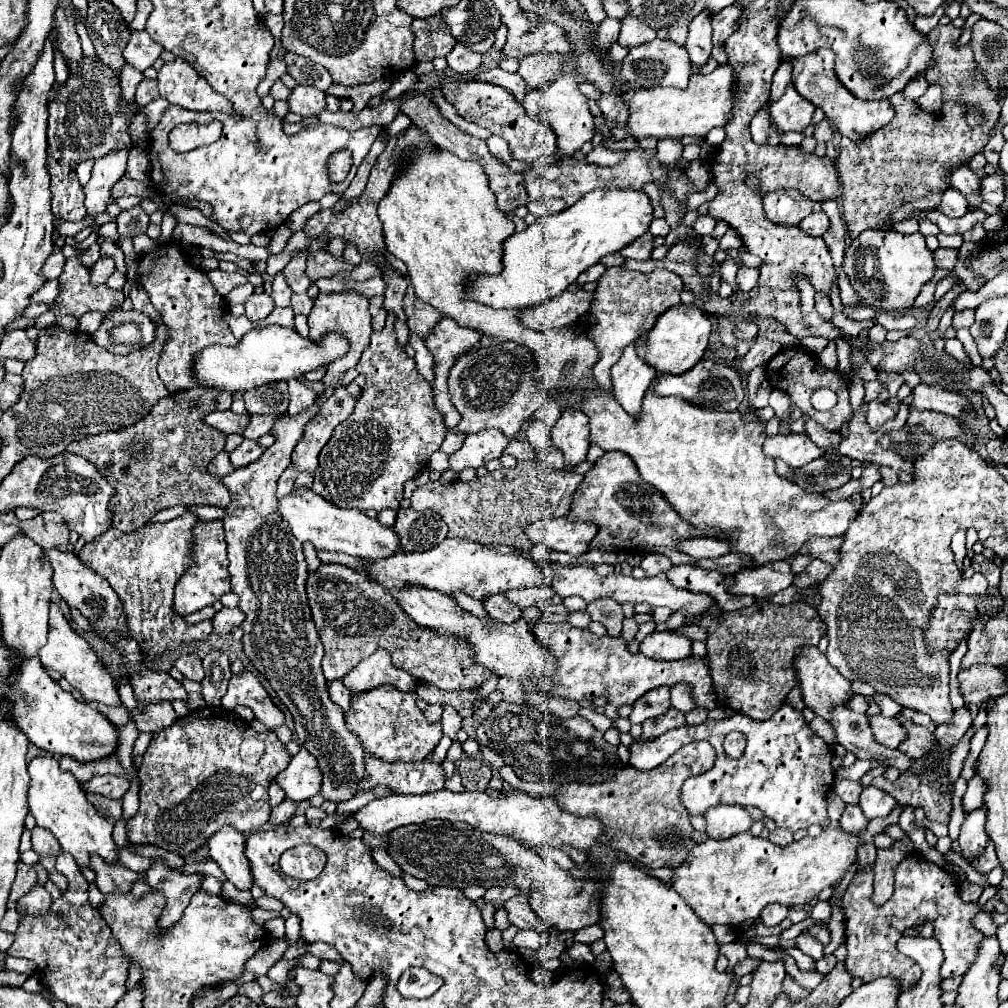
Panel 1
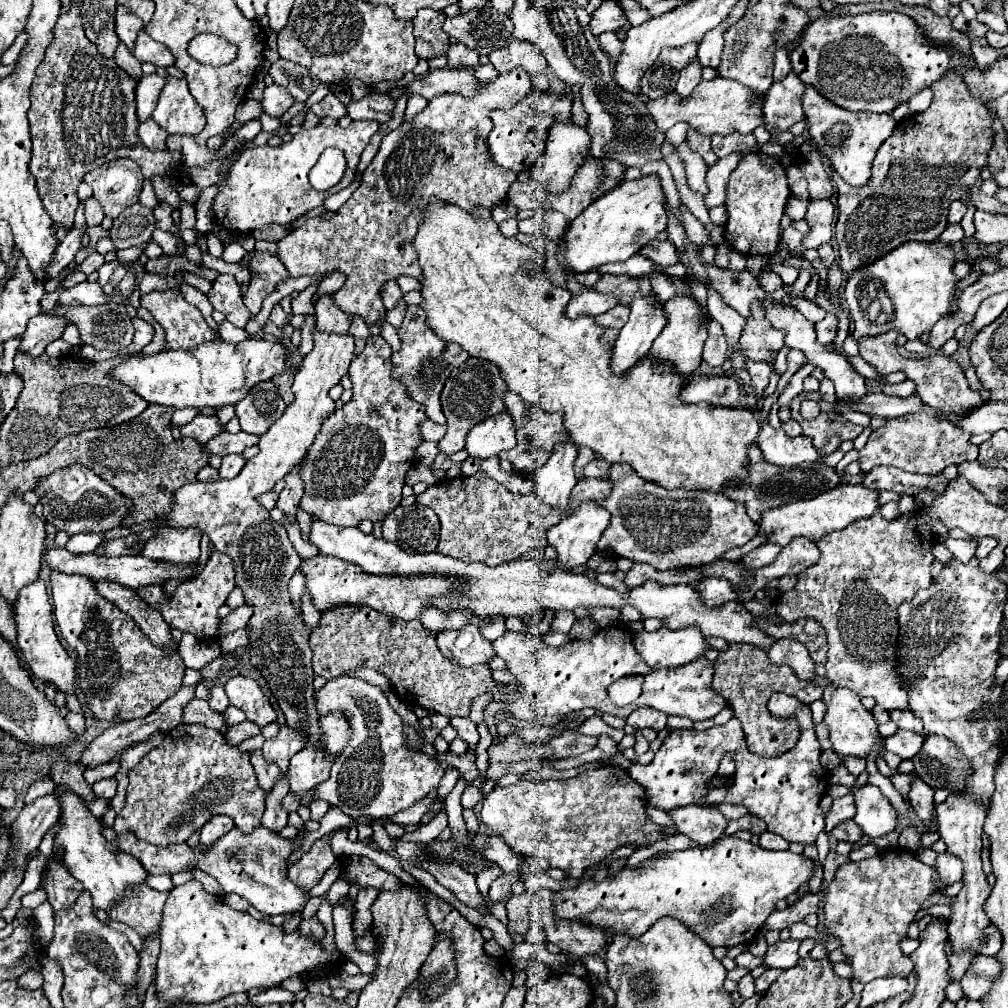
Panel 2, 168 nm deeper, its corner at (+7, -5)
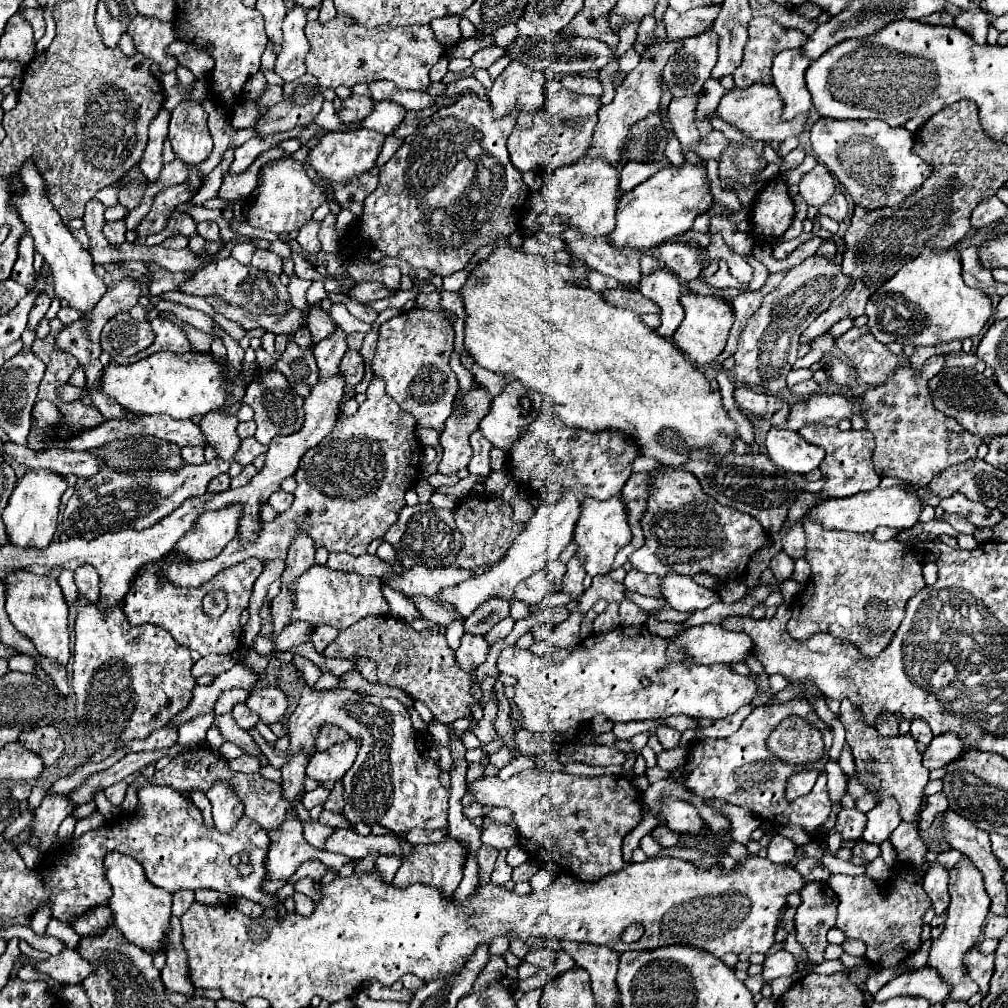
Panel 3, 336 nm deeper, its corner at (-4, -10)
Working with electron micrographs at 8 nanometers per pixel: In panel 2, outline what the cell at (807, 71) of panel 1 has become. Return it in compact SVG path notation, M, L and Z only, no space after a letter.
M806 84L802 104L804 104L806 120L810 122L808 132L812 142L830 160L830 164L838 170L838 174L844 180L848 180L848 184L864 186L870 178L870 164L876 156L876 150L892 134L896 120L890 114L848 112L840 106L834 106L830 100L824 100L824 96L820 96L810 84Z

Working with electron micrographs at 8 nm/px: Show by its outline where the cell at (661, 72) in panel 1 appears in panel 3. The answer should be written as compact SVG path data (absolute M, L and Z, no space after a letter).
M715 31L681 41L681 49L677 51L677 55L675 53L671 55L671 61L667 61L663 69L663 81L669 85L669 91L673 93L673 97L677 91L683 91L683 97L701 93L703 83L711 77L711 69L717 63L717 47L719 47L719 35Z

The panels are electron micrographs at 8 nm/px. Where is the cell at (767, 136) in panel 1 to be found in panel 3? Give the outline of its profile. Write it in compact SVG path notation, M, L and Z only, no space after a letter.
M711 131L707 137L701 137L699 139L699 145L697 145L697 153L701 153L701 157L707 161L707 159L717 159L719 161L719 155L721 155L721 149L727 149L729 141L725 139L725 135L721 131Z

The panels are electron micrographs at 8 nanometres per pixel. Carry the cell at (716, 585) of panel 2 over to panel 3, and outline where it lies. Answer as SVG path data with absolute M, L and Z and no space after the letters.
M675 571L667 573L667 577L661 579L661 593L669 603L669 607L677 611L707 609L709 605L721 601L721 597L711 589L697 585L691 577L683 577Z

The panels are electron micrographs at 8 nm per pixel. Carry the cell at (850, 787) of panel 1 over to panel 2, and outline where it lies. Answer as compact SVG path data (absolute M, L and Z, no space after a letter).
M844 796L844 798L838 798L832 802L832 808L830 808L830 814L826 816L826 832L830 832L836 824L840 824L842 820L848 820L848 818L854 818L856 814L856 808L854 808L854 796Z

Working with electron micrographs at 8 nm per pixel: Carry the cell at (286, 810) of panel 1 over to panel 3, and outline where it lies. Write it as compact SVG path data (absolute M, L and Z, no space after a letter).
M319 785L319 787L313 789L313 791L305 791L303 805L305 805L307 809L313 809L315 805L323 805L323 803L327 801L327 797L329 797L329 789L325 789L323 785Z

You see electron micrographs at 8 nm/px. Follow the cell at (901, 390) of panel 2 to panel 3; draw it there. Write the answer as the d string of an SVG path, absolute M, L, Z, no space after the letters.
M933 355L925 361L919 375L911 367L911 363L899 363L895 373L885 383L881 383L877 387L869 387L865 391L863 405L867 405L869 409L863 409L861 417L867 421L867 429L875 435L873 465L881 477L897 477L897 479L903 479L909 483L929 485L929 481L935 475L939 475L943 469L957 465L957 463L963 463L967 459L975 459L977 447L981 445L981 439L977 435L967 433L957 421L949 419L945 413L941 413L933 407L933 401L929 395L929 379L935 377L943 369L943 363L945 363L943 355Z

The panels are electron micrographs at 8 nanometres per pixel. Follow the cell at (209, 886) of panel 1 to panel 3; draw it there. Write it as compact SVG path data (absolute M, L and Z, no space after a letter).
M171 917L171 931L165 939L167 949L167 965L161 971L161 979L165 987L173 993L181 993L185 997L195 995L195 985L191 985L189 979L189 965L187 965L187 953L183 945L179 945L179 931L181 931L181 921L177 917Z

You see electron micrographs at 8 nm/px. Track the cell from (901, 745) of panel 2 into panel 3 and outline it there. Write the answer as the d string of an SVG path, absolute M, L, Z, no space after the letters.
M945 733L941 737L933 737L927 751L923 753L923 765L927 769L945 767L951 761L955 761L955 757L963 757L963 751L965 753L973 751L973 747L963 745L963 741L959 741L959 737L955 737L955 733Z

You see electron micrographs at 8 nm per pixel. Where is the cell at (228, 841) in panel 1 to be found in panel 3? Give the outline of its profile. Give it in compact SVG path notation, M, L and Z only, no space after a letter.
M217 779L211 789L205 791L205 797L213 805L213 819L219 831L229 831L235 827L239 817L243 815L243 803L233 793L233 787L225 779Z

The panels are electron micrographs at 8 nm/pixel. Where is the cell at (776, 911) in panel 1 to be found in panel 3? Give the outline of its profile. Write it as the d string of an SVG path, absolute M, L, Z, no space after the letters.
M825 881L807 883L799 895L803 901L795 915L797 941L809 953L811 963L823 963L823 953L829 945L827 931L835 927L839 899Z

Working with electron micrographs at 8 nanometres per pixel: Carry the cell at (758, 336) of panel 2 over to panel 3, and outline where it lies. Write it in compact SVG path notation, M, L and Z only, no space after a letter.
M817 255L807 257L801 265L787 271L777 289L763 297L761 307L751 315L741 331L739 349L733 355L735 379L747 385L761 385L769 393L781 395L787 389L785 377L797 359L799 335L849 287L849 279L851 277L841 271L841 265Z

